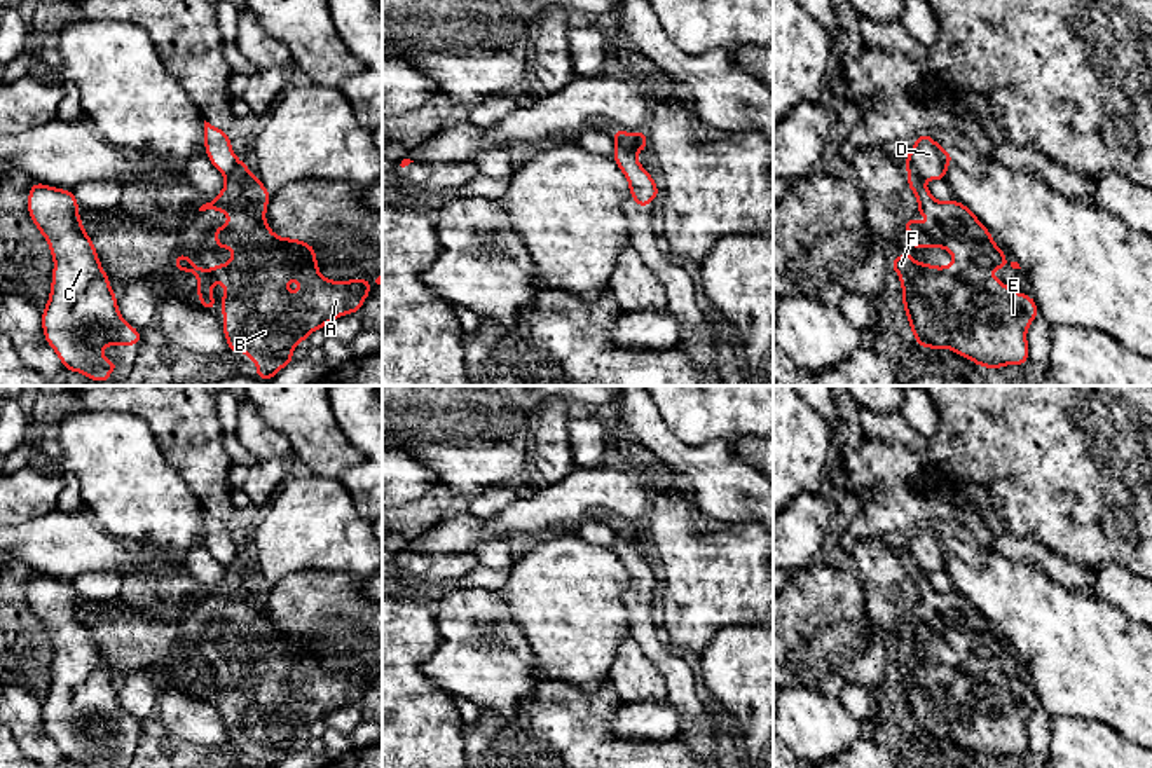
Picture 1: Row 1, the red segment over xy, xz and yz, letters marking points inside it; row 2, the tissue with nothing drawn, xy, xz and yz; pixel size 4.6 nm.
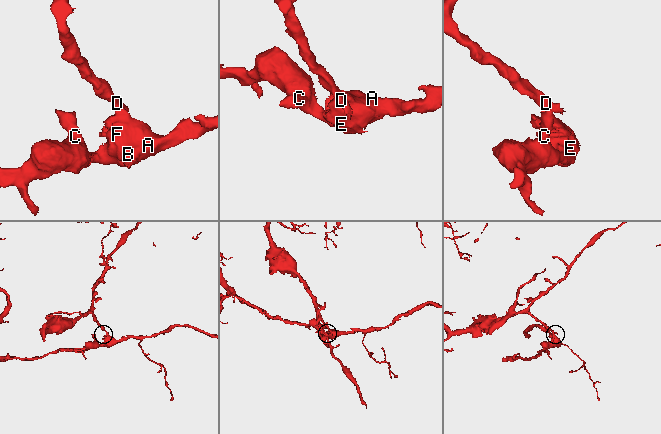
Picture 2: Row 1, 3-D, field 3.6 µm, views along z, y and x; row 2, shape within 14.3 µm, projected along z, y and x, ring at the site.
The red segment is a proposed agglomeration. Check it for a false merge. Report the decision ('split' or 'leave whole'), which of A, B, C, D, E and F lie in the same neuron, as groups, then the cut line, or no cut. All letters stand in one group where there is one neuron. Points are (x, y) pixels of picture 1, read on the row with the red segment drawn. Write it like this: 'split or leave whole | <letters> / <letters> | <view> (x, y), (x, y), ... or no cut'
split | A B C E F / D | xy (246, 168), (226, 177)

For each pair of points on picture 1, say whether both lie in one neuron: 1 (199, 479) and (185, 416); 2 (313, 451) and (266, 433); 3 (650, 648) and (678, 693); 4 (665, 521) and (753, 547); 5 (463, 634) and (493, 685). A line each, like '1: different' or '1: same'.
1: same
2: different
3: same
4: same
5: same

